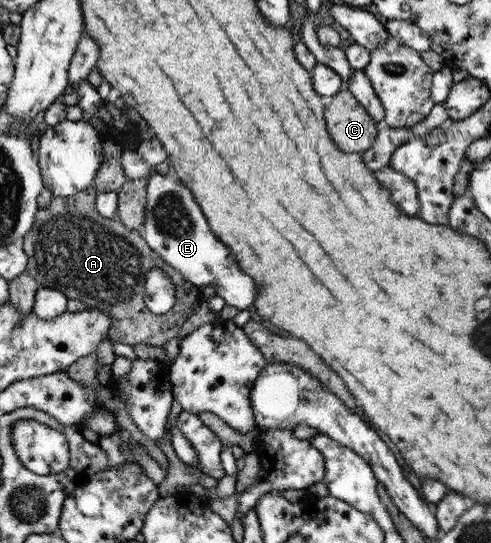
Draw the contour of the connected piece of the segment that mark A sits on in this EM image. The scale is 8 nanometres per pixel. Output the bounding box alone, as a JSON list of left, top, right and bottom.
[21,190,203,347]

